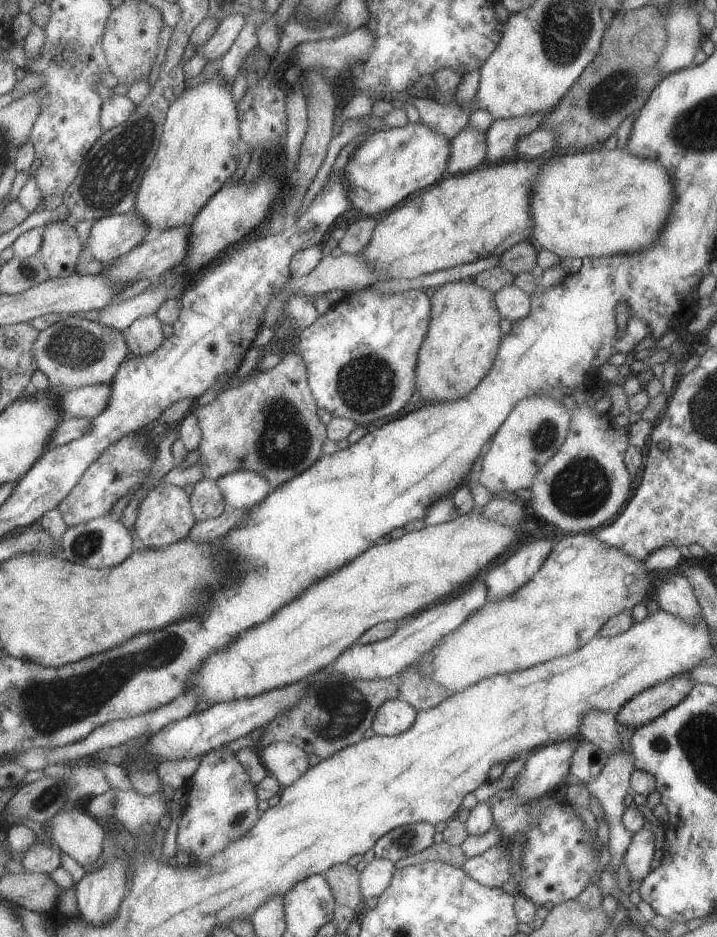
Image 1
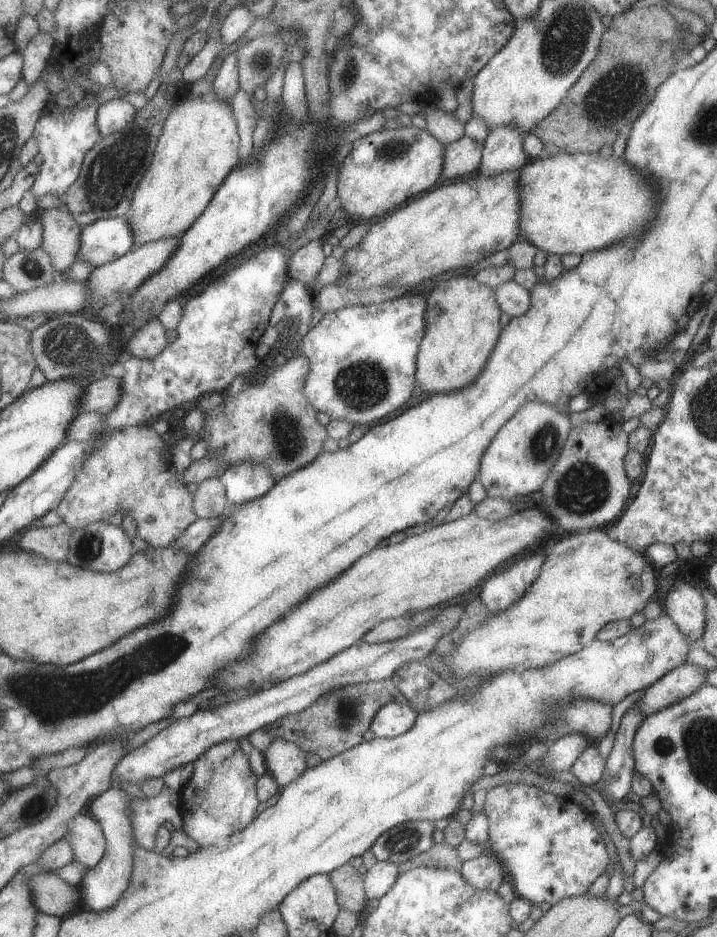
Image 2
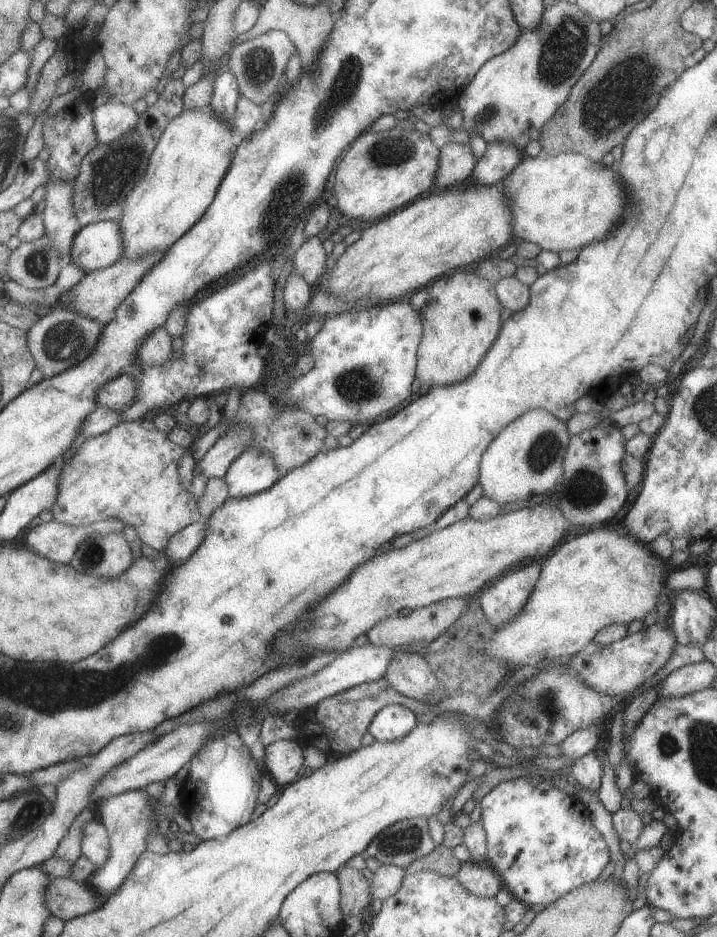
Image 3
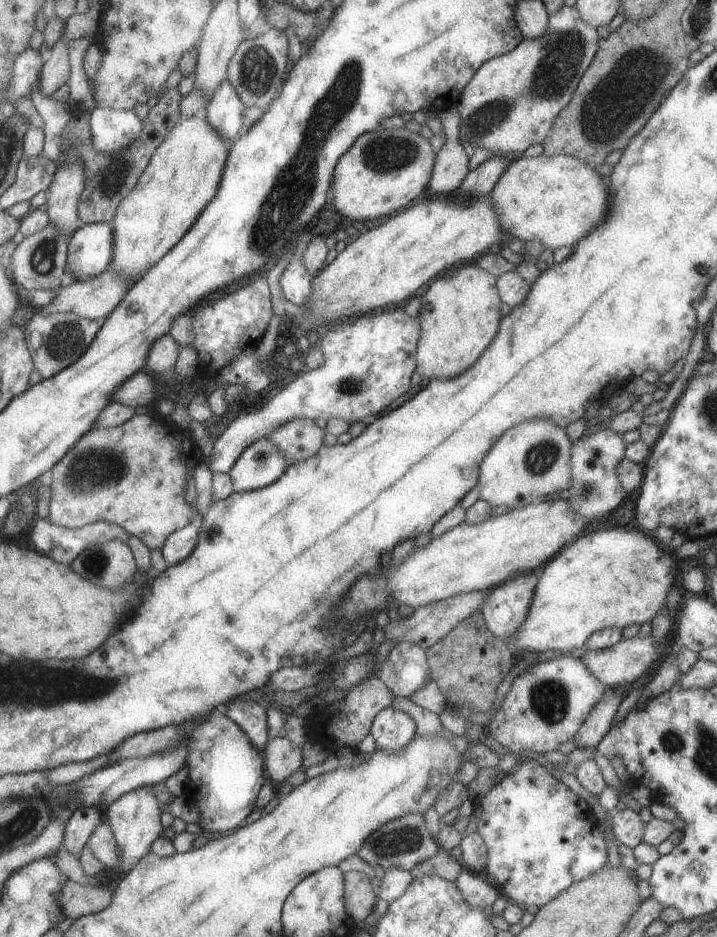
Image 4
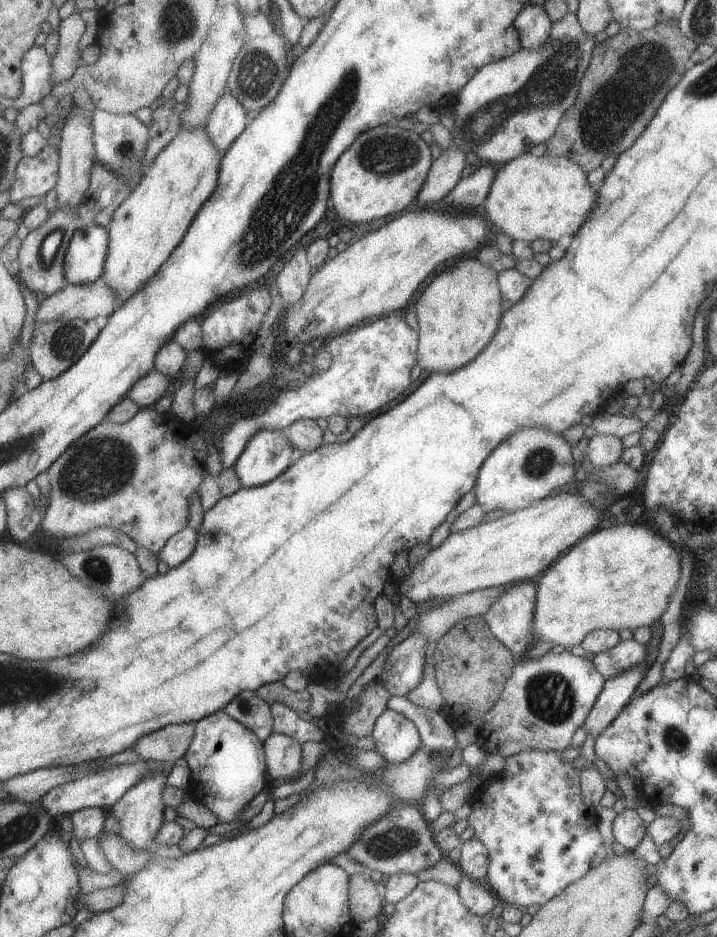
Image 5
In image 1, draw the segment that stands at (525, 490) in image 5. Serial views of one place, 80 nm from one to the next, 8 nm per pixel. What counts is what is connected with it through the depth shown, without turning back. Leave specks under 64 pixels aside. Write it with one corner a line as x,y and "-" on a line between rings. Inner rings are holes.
547,397
521,399
504,418
491,438
491,445
481,458
477,479
489,494
530,488
538,470
557,452
565,440
570,413
561,403

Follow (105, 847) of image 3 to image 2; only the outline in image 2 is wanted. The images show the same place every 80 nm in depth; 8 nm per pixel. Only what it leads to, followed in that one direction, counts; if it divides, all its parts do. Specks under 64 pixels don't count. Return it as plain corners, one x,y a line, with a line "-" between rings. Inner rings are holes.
79,813
70,821
63,837
73,849
74,860
81,862
86,869
95,866
105,852
101,825
87,814

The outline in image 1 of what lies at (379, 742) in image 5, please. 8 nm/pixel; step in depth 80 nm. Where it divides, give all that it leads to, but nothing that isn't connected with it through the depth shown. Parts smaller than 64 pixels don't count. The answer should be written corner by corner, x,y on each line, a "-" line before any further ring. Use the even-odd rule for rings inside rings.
397,698
379,705
370,728
375,735
392,737
406,731
415,717
416,710
407,702

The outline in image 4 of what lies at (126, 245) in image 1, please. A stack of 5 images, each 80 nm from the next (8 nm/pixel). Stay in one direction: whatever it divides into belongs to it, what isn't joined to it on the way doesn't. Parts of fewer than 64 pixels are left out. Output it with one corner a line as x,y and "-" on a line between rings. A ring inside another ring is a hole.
88,223
70,234
66,270
75,281
87,280
108,268
113,246
109,223

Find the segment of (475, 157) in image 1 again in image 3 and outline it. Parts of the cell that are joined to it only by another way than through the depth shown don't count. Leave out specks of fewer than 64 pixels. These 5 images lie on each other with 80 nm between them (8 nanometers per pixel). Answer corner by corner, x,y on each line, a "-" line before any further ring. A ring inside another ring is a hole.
447,143
439,148
435,184
441,189
451,189
467,180
474,167
471,149
461,143

